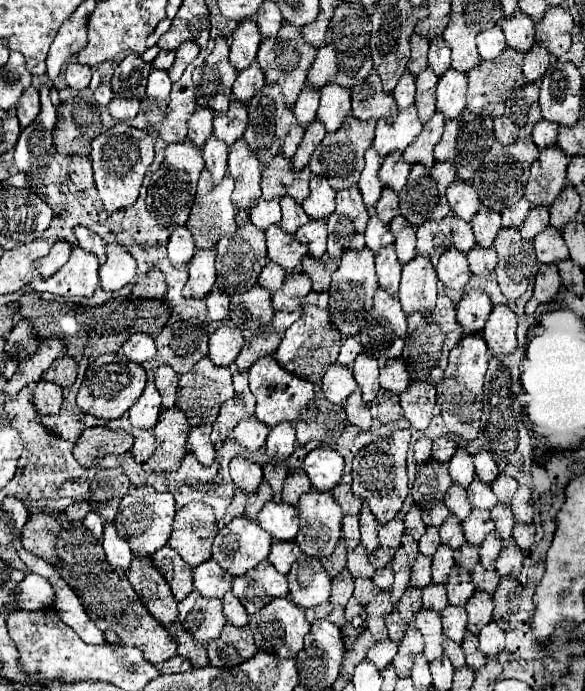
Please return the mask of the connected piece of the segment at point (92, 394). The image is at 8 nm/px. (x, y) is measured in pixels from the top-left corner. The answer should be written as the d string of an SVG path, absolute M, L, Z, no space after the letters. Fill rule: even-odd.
M118 353L102 355L96 361L92 361L92 365L88 365L76 403L84 413L94 415L104 421L112 421L128 413L128 409L140 399L144 385L146 385L146 373L142 365L136 365Z

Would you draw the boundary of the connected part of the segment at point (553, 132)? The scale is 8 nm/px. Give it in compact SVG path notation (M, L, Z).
M538 121L534 131L532 131L532 141L536 143L538 149L546 149L548 145L556 145L556 137L558 137L558 127L554 123L548 121Z

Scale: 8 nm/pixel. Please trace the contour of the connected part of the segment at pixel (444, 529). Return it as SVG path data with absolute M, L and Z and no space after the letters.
M450 515L446 519L446 523L440 527L440 537L442 537L442 543L448 545L450 549L460 549L466 543L462 525L458 523L458 519L454 515Z

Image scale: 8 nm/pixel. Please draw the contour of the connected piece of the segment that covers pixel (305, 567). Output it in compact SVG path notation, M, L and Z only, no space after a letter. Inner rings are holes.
M300 557L288 573L288 589L292 603L308 611L322 605L330 597L330 577L316 557Z

